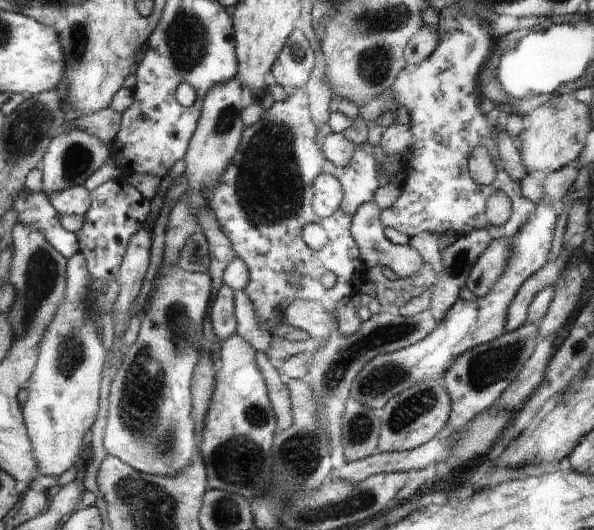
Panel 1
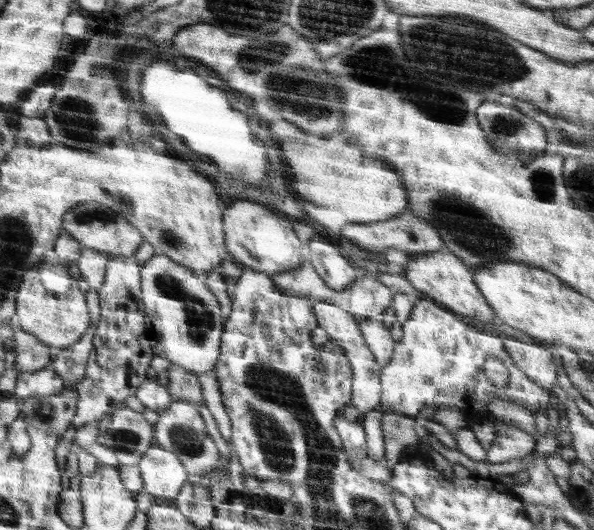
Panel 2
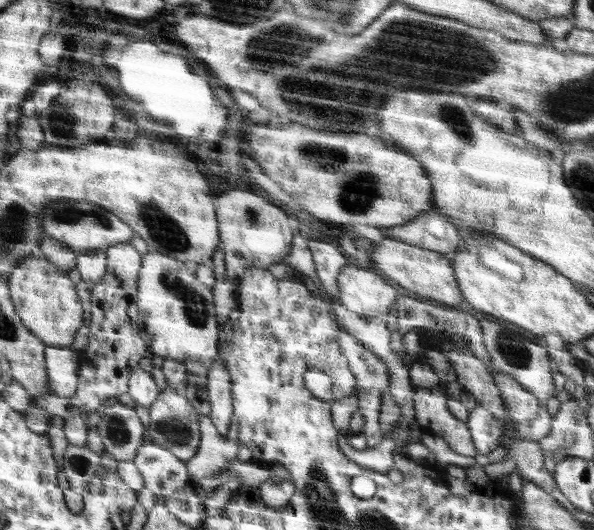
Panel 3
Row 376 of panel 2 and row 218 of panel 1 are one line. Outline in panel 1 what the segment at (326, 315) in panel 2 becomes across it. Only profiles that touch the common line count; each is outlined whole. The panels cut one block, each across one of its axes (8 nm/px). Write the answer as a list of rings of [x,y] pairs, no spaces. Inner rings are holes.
[[[374,200],[361,204],[354,213],[351,230],[353,239],[360,247],[362,262],[364,262],[368,268],[380,265],[382,268],[387,267],[390,270],[394,270],[397,278],[404,278],[418,273],[423,267],[423,258],[409,244],[404,246],[397,245],[386,238],[380,213],[381,208]]]

